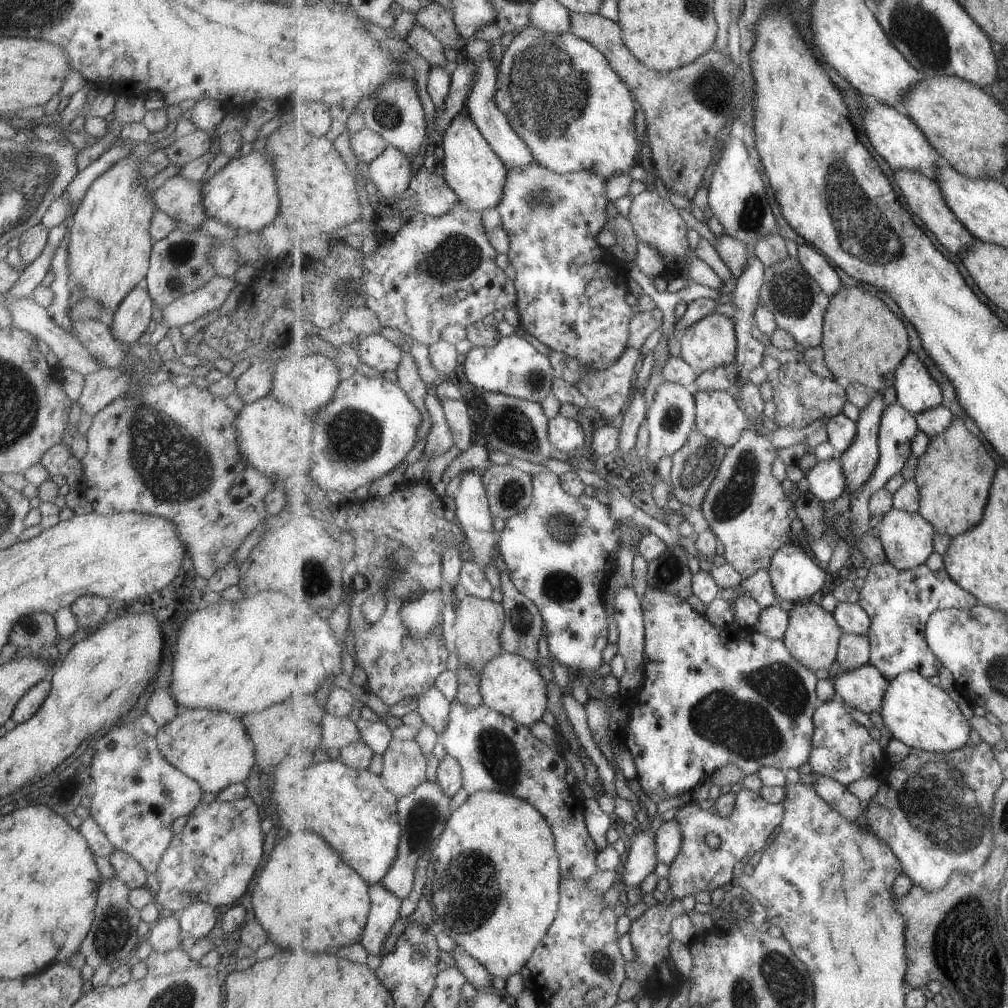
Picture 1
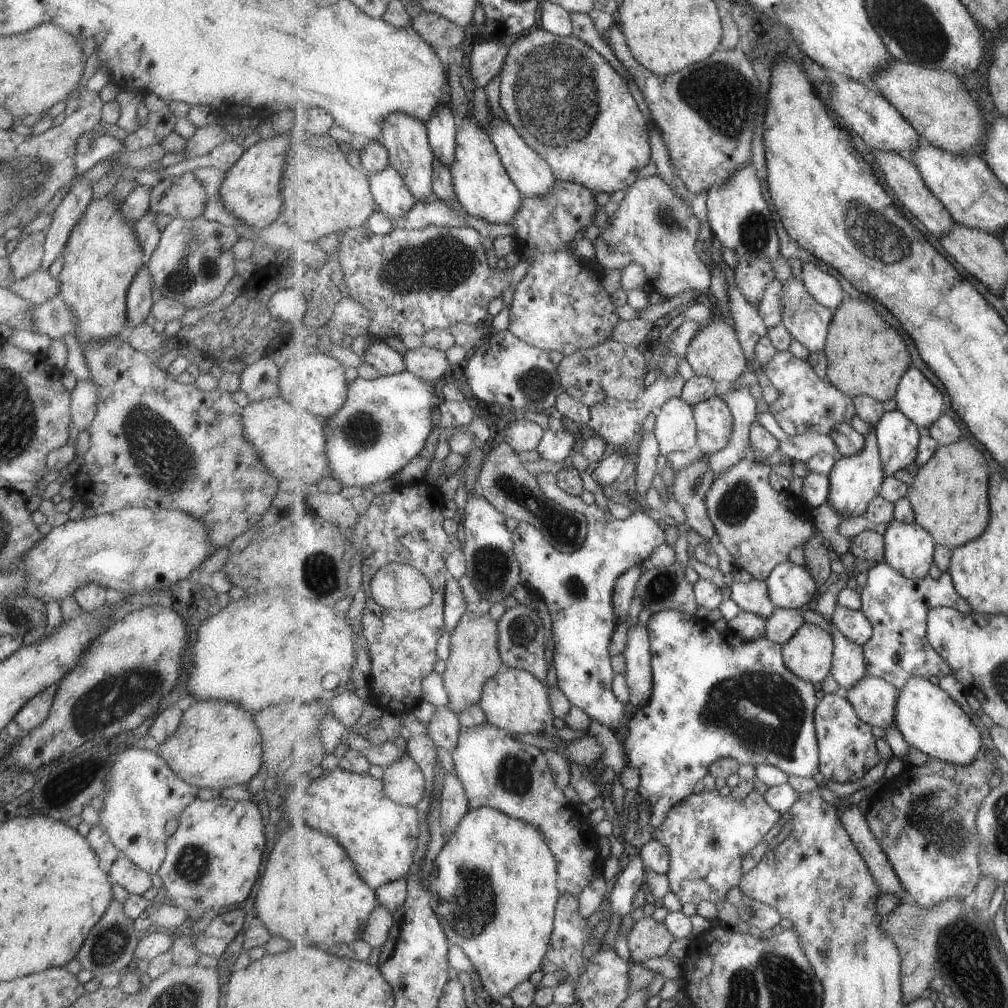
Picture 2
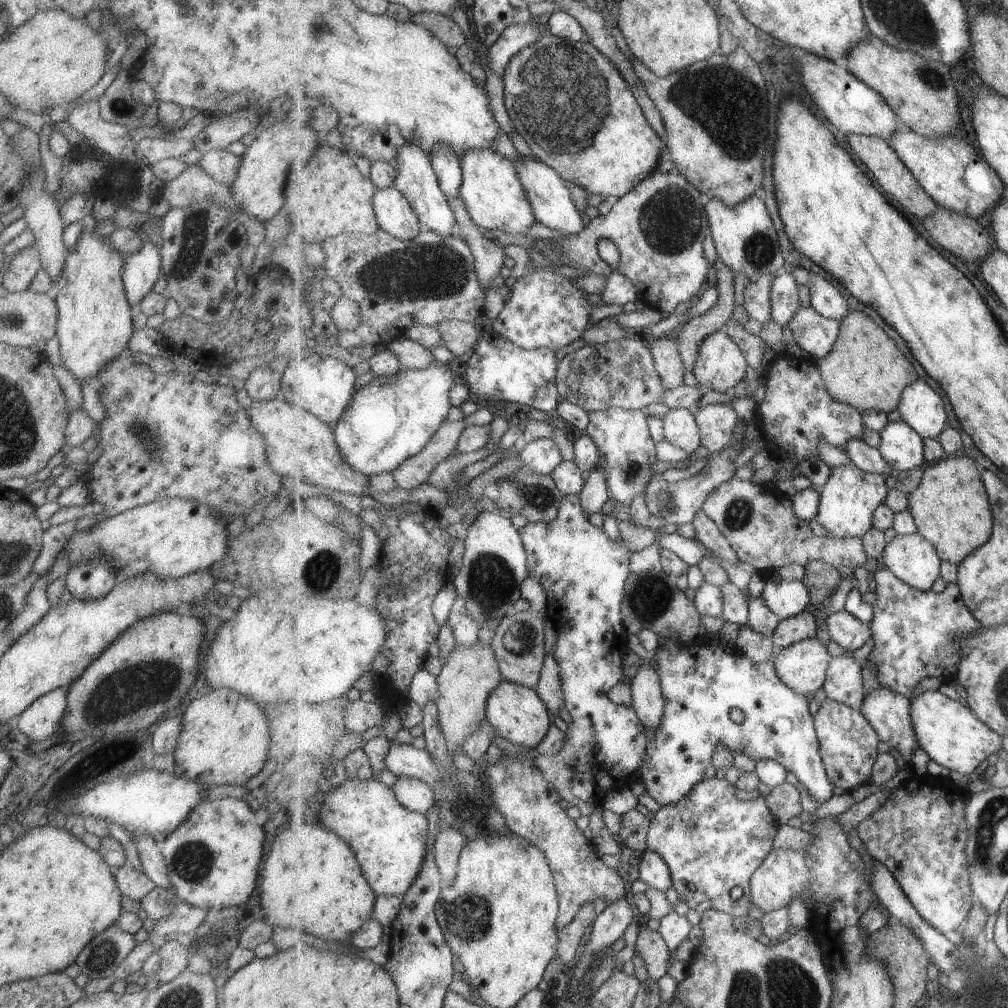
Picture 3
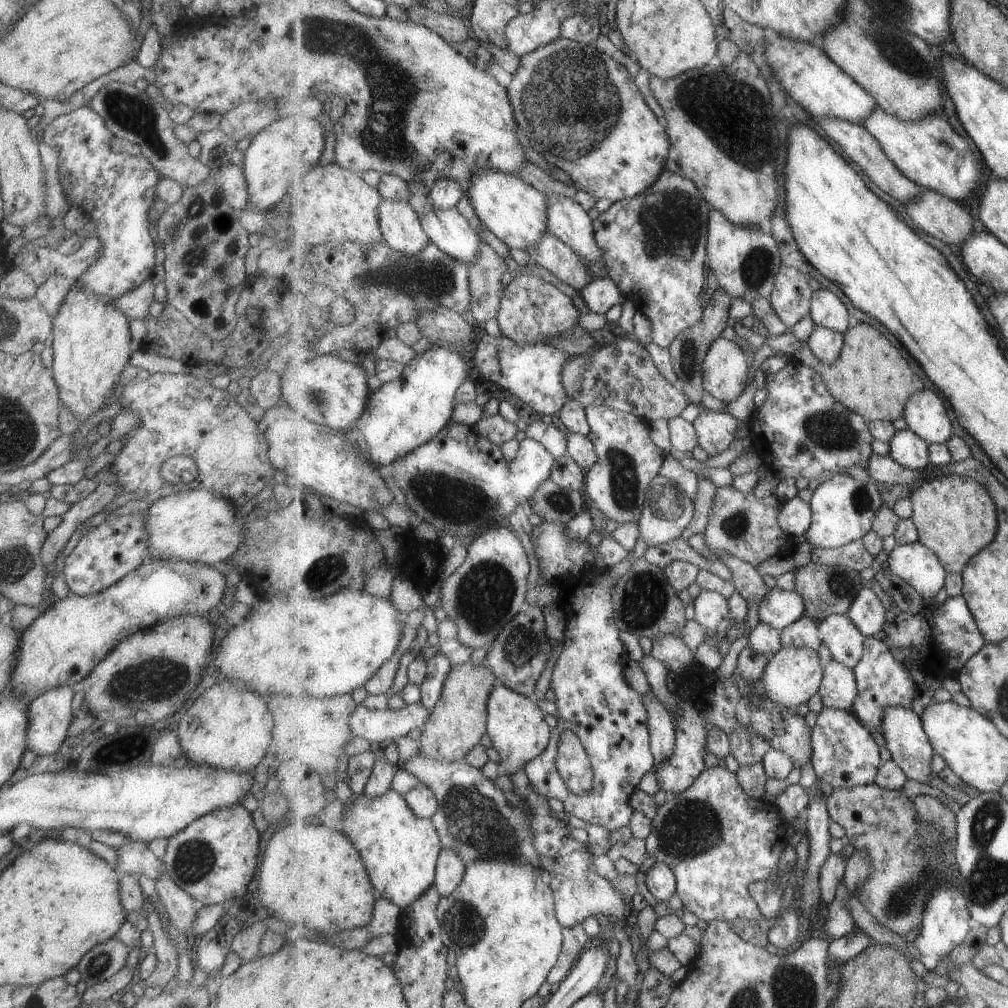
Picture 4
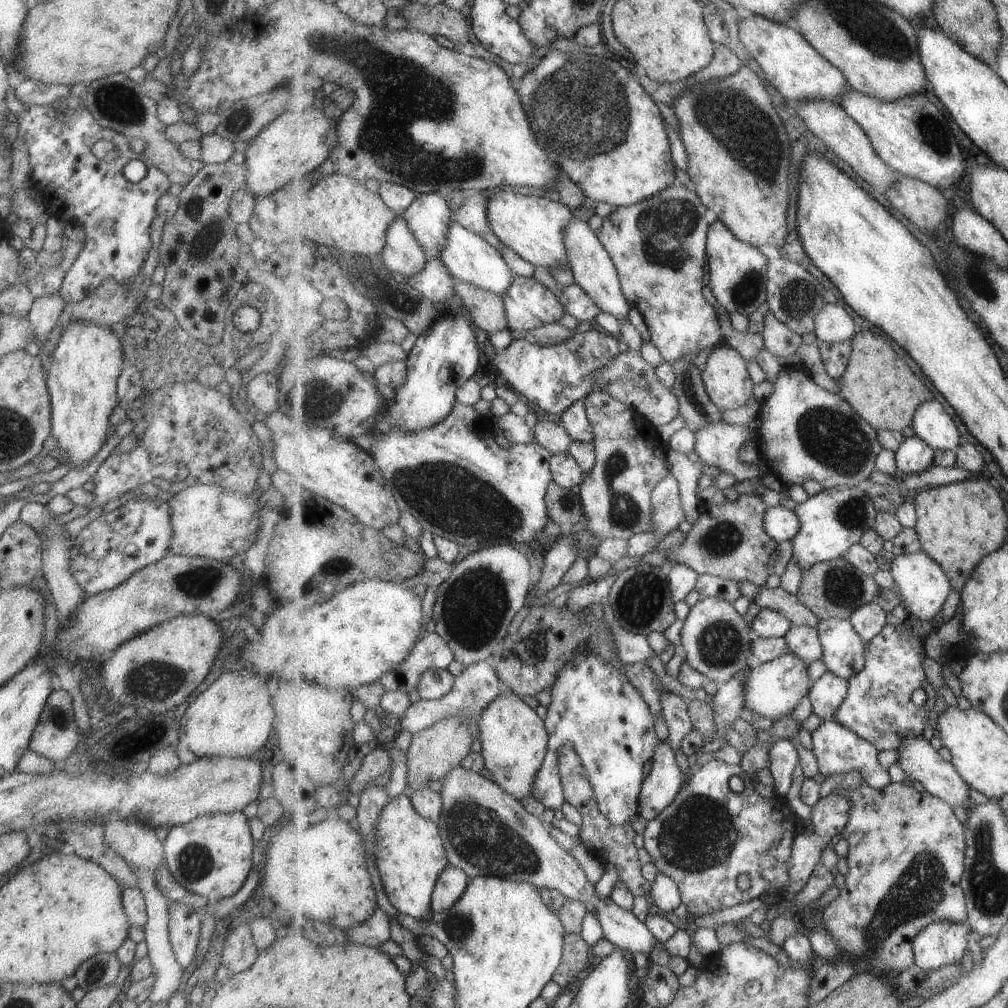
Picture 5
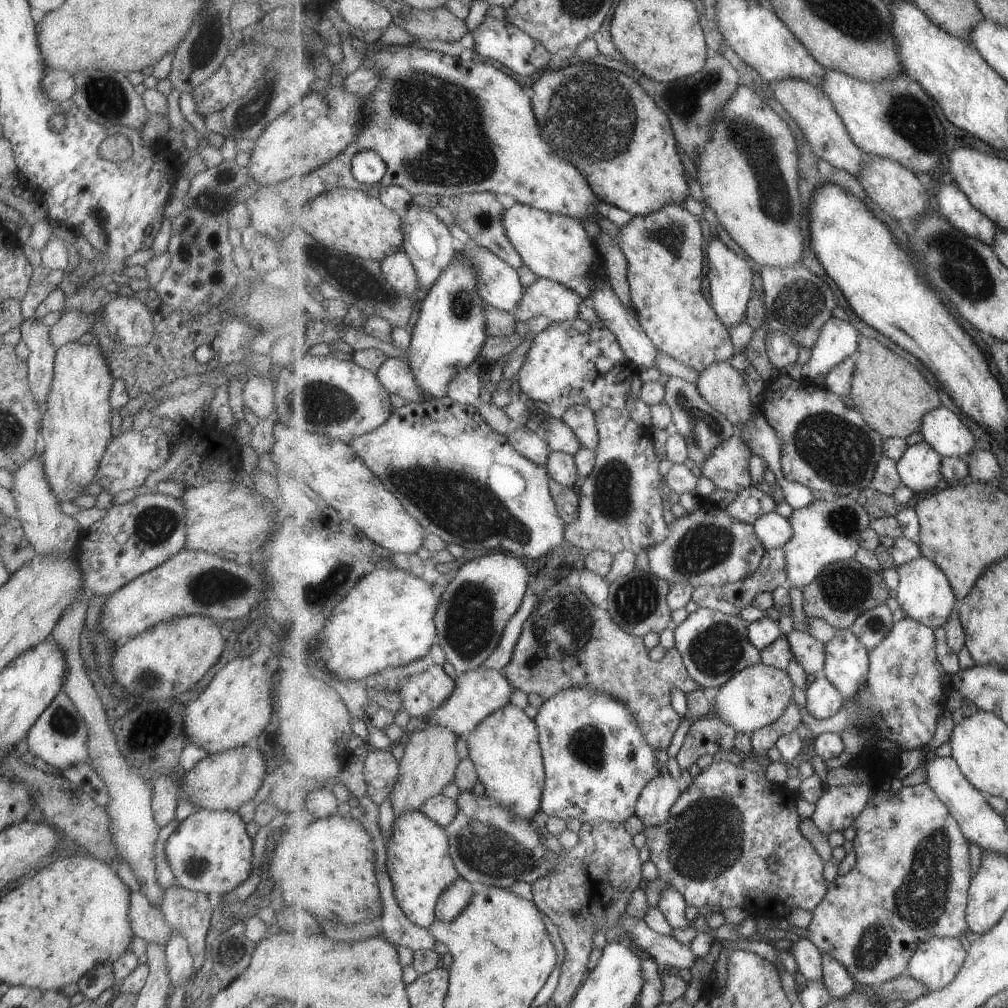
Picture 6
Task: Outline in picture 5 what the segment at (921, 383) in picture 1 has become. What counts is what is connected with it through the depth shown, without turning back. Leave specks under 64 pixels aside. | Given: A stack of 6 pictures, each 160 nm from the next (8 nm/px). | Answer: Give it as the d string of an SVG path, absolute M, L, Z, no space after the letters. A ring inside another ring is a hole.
M935 400L921 403L911 427L915 434L935 450L957 452L962 445L961 430L945 407Z

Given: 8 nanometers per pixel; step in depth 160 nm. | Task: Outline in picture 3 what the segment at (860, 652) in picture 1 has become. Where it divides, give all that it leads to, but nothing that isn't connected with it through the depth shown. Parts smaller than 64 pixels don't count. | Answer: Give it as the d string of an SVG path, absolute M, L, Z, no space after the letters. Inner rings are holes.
M853 656L835 657L828 668L828 679L823 686L825 693L837 702L861 709L866 697L863 671L863 662Z

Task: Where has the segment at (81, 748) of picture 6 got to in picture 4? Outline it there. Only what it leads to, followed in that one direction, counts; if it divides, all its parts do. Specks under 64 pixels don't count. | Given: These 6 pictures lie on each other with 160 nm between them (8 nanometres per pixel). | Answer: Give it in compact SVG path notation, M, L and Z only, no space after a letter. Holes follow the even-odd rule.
M61 685L31 698L25 742L33 754L55 754L65 740L67 726L76 713L70 705L72 696L71 687Z

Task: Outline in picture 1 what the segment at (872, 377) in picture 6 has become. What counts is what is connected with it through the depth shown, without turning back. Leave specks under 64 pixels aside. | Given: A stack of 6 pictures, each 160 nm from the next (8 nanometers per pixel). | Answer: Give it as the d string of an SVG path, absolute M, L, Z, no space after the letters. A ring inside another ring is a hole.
M843 286L830 300L825 313L824 360L836 380L860 382L877 393L897 383L897 370L911 352L907 328L891 308L871 292Z

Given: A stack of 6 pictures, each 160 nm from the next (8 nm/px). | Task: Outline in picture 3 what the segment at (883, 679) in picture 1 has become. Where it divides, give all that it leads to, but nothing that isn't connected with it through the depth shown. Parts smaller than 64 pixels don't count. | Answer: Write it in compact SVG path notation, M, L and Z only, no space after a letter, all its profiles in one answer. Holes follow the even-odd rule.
M879 687L866 694L861 709L867 720L876 728L880 740L887 742L889 746L895 748L900 753L909 772L913 753L917 747L920 747L916 728L912 721L911 699L890 688Z

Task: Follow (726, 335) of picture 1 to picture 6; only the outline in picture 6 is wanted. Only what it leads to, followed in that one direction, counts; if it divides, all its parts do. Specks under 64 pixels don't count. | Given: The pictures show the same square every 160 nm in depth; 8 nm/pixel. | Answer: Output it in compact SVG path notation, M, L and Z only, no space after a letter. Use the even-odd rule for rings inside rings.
M731 362L713 363L699 374L697 383L705 400L715 410L725 414L737 430L752 419L748 380L742 372L731 366Z

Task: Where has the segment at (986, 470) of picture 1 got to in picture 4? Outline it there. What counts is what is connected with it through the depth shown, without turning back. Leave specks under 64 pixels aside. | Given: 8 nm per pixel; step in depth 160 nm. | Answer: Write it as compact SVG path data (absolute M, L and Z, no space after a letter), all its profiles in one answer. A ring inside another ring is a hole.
M945 473L931 475L910 496L914 513L912 519L920 534L920 541L937 553L948 573L959 573L977 552L991 544L997 536L997 508L983 484L967 476Z

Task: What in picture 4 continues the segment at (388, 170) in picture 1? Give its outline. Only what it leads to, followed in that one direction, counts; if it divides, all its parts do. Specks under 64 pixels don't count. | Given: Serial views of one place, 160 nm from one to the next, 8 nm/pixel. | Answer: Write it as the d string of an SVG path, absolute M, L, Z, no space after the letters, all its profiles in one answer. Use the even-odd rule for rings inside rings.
M384 199L380 204L380 225L384 242L408 255L418 253L430 241L420 216L408 200Z

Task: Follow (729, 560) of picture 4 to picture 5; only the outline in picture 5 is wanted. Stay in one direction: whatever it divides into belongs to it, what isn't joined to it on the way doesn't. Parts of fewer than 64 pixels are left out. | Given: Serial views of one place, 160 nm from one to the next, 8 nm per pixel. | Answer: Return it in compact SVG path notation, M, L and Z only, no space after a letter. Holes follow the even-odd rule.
M763 585L753 601L761 609L769 607L786 614L795 625L818 628L820 618L799 600L798 595L781 587L772 589Z

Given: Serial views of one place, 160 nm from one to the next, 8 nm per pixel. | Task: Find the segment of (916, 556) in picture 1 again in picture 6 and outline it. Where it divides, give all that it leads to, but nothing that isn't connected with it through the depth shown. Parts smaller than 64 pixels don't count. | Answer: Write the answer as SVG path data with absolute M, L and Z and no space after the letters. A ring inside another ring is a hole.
M921 555L911 562L896 566L899 574L896 599L908 616L935 628L945 628L953 611L959 608L956 592L949 577L929 557Z

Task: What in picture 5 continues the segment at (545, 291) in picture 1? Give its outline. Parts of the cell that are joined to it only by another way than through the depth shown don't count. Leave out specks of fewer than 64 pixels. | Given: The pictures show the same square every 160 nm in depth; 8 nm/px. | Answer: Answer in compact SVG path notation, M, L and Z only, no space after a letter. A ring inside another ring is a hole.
M517 276L512 287L502 295L509 330L534 332L541 325L557 323L566 312L559 297L534 277Z

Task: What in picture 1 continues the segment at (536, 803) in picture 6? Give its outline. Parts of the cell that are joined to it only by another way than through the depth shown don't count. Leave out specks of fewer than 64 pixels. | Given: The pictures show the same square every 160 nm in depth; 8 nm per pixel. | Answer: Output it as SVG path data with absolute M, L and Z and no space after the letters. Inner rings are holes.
M503 651L491 659L480 674L480 691L493 710L531 728L547 712L547 681L537 671L537 664L524 656Z

